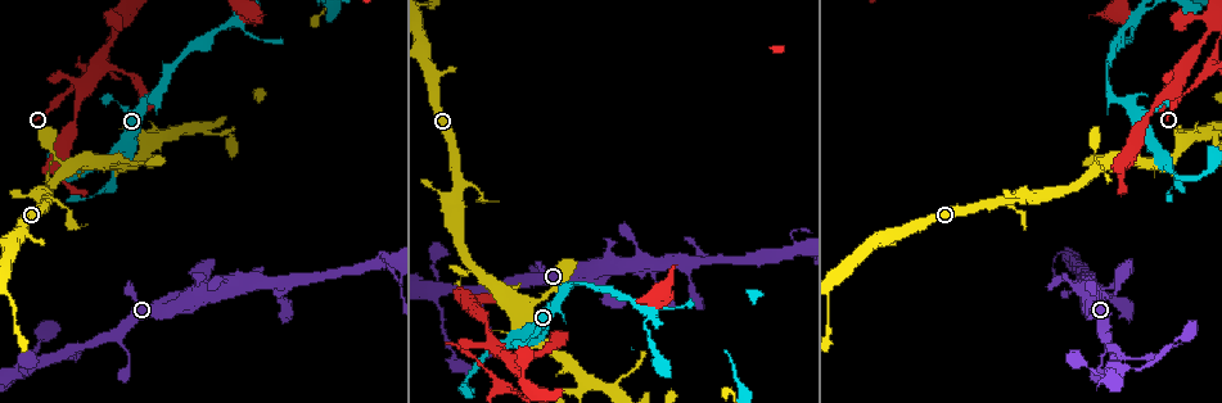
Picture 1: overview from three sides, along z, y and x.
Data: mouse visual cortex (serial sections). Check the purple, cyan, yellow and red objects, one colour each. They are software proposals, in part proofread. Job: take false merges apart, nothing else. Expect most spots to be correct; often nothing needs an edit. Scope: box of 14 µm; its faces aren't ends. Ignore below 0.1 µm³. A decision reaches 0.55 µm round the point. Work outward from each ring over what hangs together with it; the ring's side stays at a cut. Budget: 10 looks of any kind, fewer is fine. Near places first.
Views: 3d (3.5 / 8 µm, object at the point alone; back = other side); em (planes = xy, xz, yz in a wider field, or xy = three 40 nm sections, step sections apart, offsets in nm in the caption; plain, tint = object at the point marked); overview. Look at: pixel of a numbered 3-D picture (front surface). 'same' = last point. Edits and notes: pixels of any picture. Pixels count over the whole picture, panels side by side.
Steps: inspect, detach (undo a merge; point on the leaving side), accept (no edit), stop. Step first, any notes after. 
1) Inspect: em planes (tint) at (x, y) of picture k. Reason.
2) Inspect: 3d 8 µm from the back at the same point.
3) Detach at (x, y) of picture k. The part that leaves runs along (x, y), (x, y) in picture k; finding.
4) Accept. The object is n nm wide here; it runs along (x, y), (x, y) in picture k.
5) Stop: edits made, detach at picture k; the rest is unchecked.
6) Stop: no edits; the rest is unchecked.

Inspect: 3d 3.5 µm at (1165, 159) of picture 1.

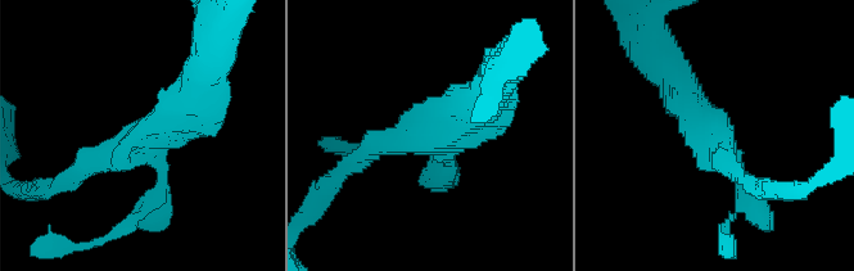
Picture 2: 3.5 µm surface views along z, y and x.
Inspect: em xy step 3 (tint) at (717, 138) of picture 2.

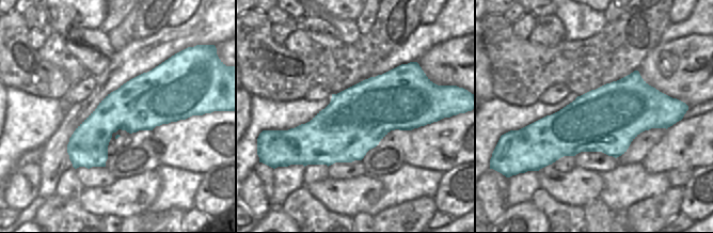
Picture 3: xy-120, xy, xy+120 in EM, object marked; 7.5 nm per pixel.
Inspect: em planes (tint) at the same point. Another direction.

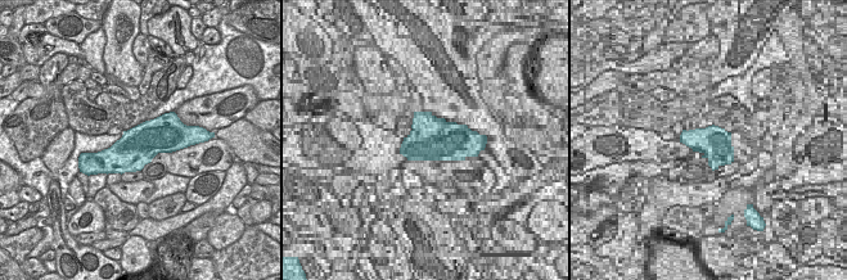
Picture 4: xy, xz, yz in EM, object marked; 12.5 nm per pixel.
Accept. It runs along (200, 81), (166, 125), (75, 176) in picture 2; continuous, no second cell.

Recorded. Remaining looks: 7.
Inspect: 3d 3.5 µm at (561, 281) of picture 1. Sudden change in width.

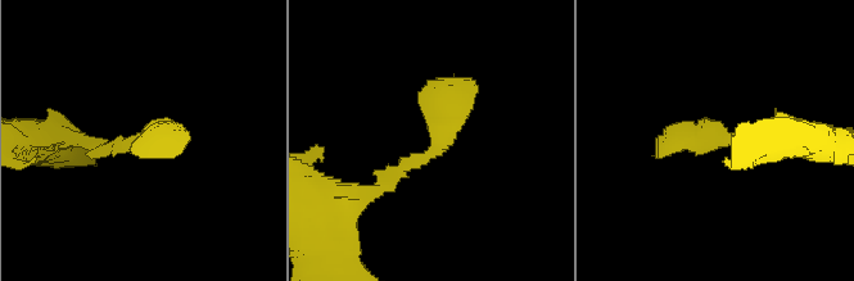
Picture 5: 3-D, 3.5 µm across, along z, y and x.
Inspect: em xy step 5 (tint) at (727, 142) of picture 5.

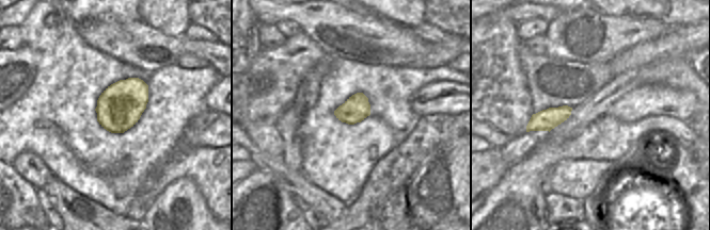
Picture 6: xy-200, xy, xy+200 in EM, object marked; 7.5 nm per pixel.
Accept. It runs along (366, 194), (441, 141), (448, 99), (429, 85) in picture 5; continuous, no second cell.

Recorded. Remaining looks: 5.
Inspect: 3d 3.5 µm at (1206, 171) of picture 1. Thick turns thin.

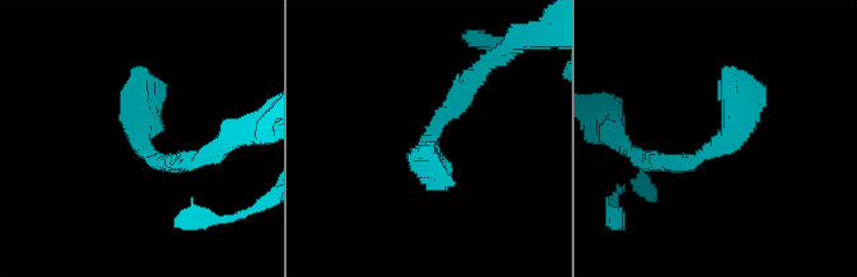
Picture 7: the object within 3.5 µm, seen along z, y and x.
Inspect: em xy step 3 (tint) at (140, 141) of picture 7. Need the tissue.

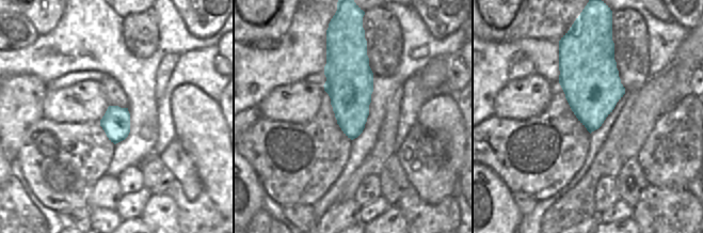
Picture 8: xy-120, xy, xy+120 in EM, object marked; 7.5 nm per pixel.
Inspect: em planes (tint) at the same point.

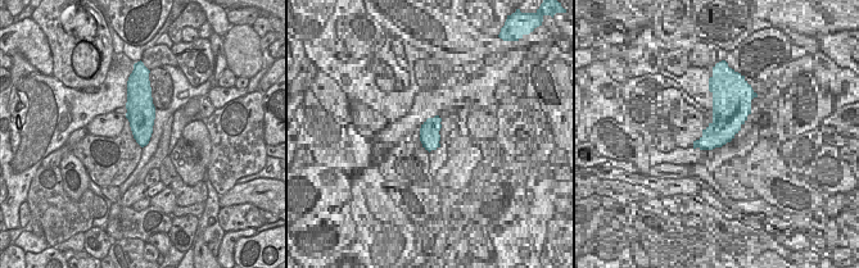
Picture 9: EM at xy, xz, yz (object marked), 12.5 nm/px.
Accept. It runs along (183, 160), (144, 153), (135, 69) in picture 7; one cell here.

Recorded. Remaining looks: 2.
Inspect: 3d 3.5 µm at (49, 151) of picture 1. Thick turns thin.

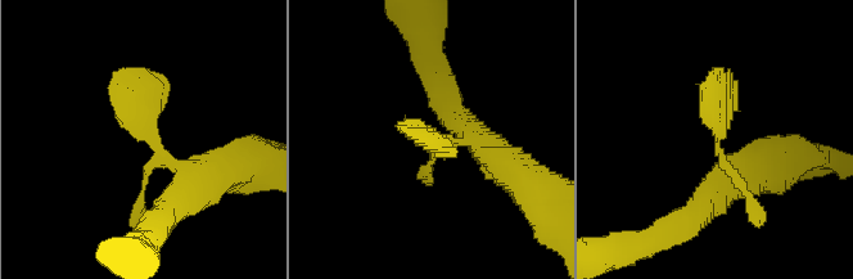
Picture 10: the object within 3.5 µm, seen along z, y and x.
Inspect: em xy step 1 (tint) at (150, 131) of picture 10. Now the EM.

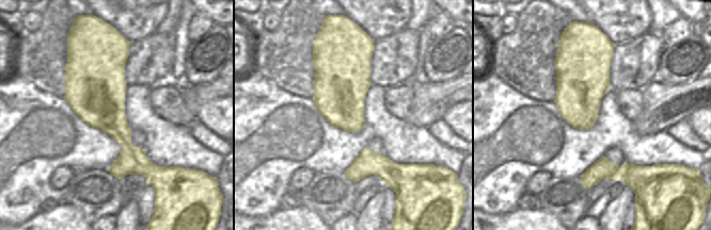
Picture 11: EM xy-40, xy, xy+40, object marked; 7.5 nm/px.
Accept. The object is 380 nm wide here; it runs along (185, 197), (114, 75) in picture 10; one cell here.

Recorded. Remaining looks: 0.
Stop: no edits; the rest is unchecked.

